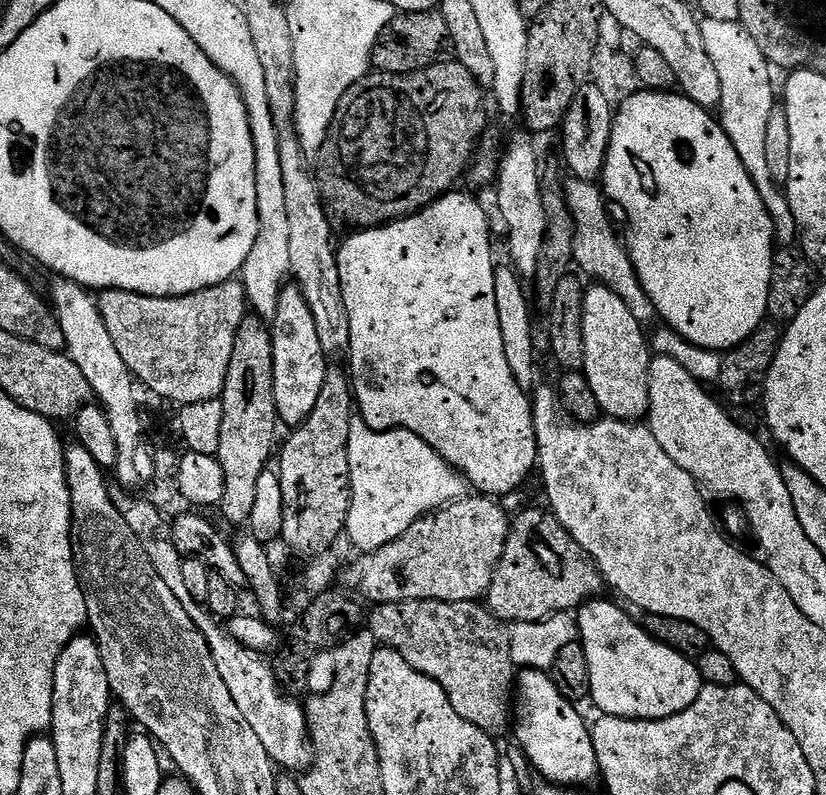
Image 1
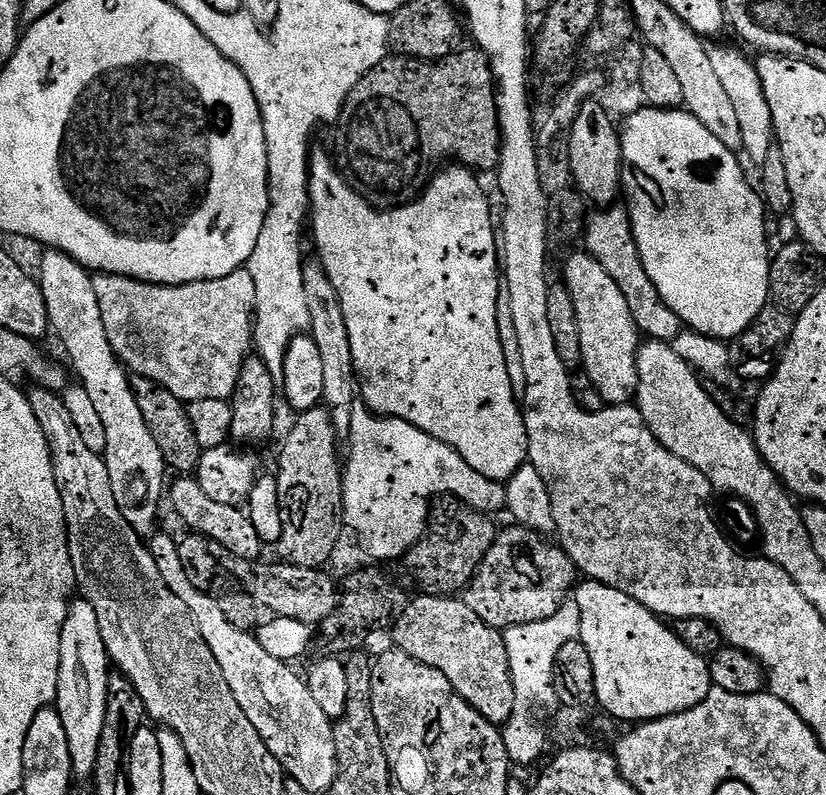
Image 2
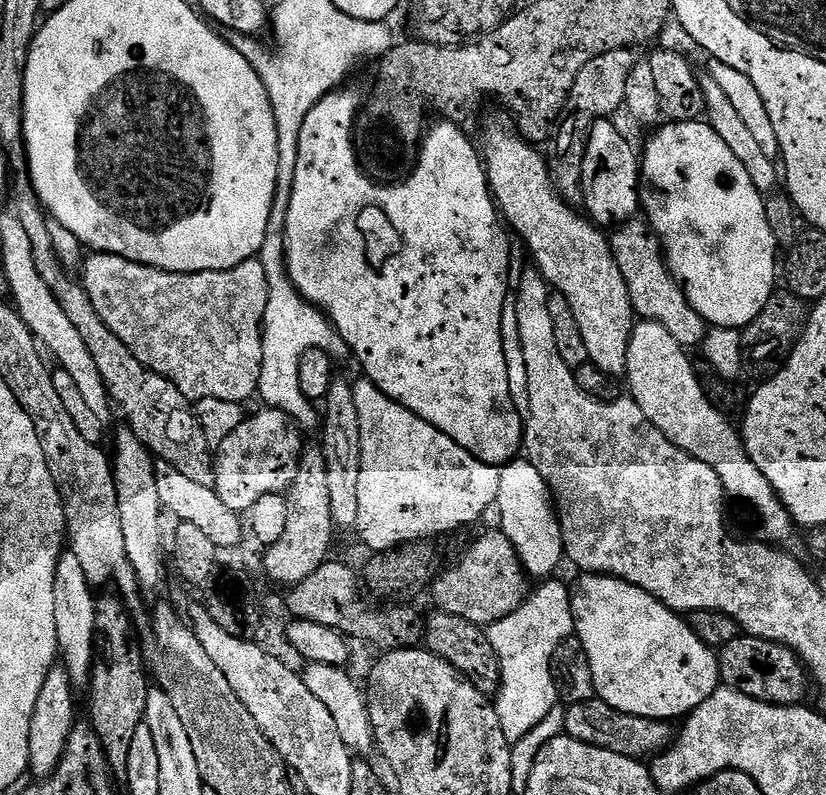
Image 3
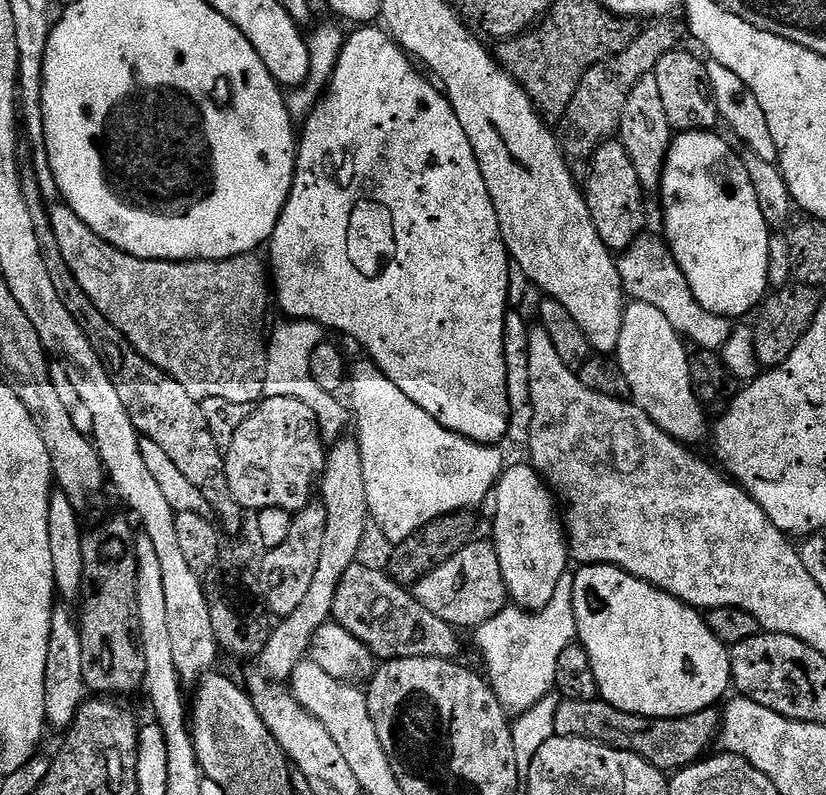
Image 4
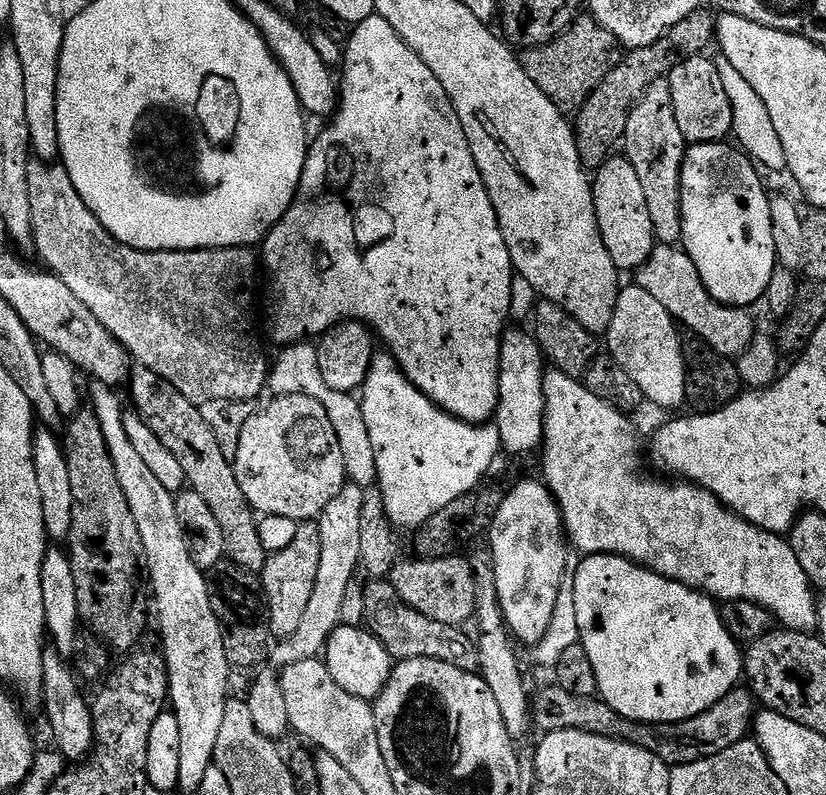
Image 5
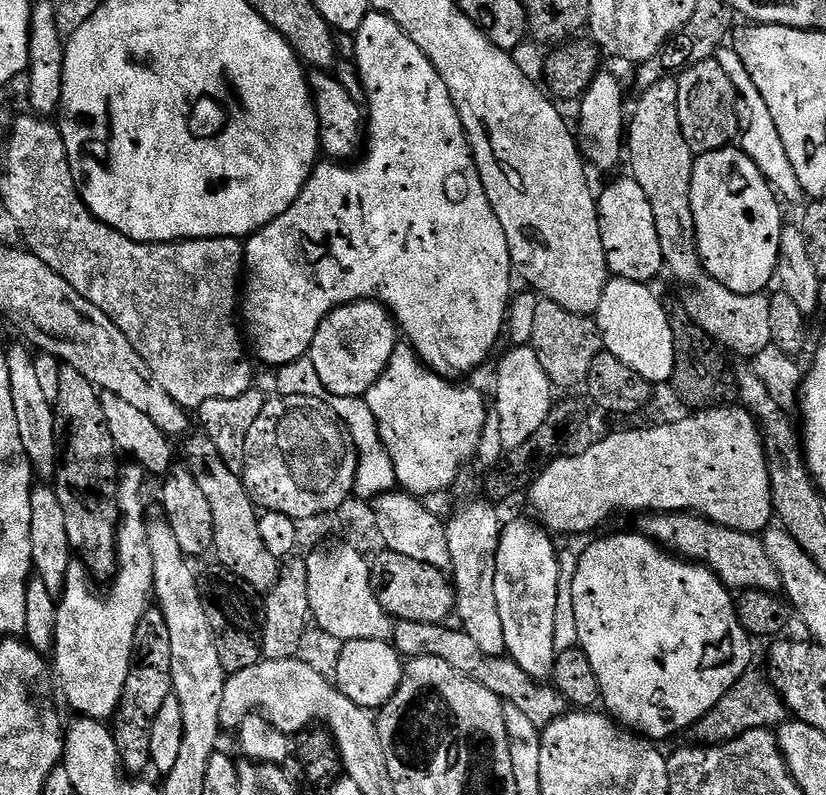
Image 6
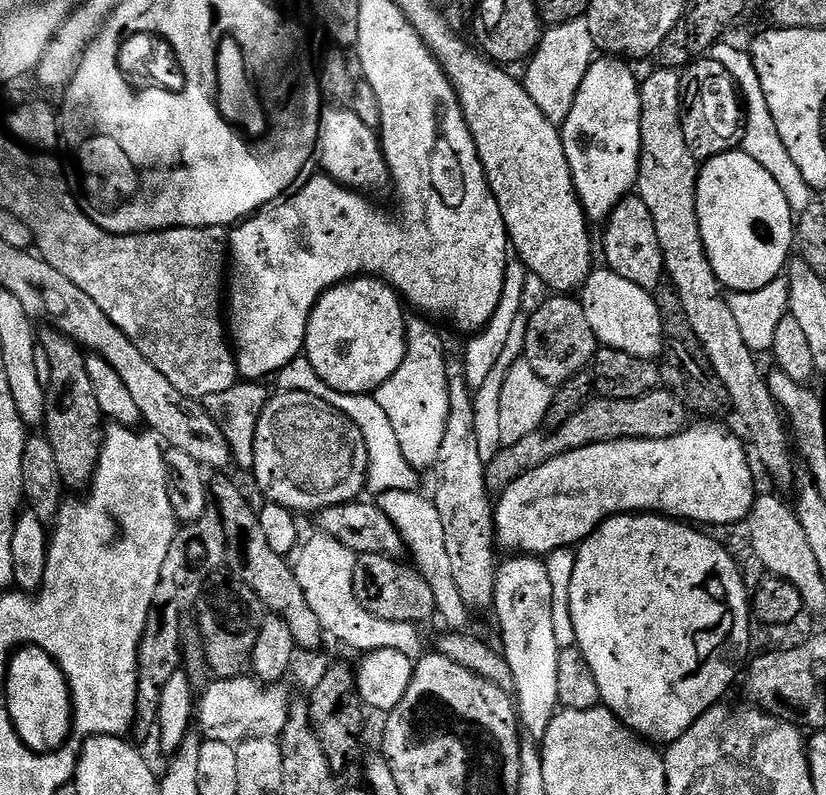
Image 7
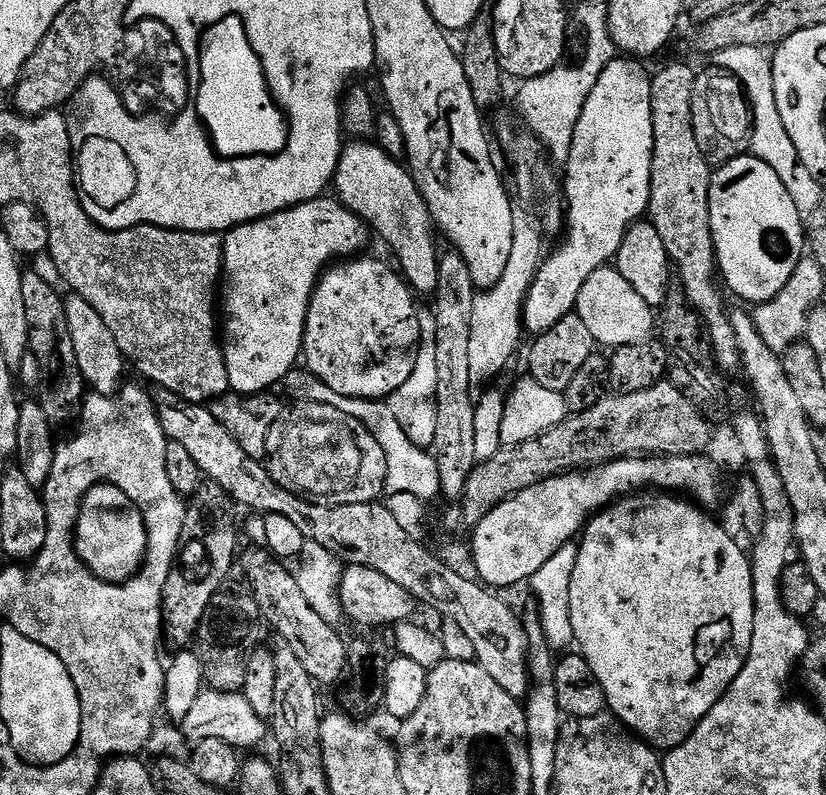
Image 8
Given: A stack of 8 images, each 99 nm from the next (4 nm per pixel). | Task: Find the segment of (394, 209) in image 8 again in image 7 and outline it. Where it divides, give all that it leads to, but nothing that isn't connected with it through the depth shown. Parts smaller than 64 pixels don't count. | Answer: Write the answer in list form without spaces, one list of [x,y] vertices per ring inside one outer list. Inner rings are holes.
[[[328,106],[323,109],[318,164],[319,160],[324,167],[321,168],[323,175],[353,192],[373,194],[389,187],[390,171],[381,137],[376,130],[366,126],[351,107]]]

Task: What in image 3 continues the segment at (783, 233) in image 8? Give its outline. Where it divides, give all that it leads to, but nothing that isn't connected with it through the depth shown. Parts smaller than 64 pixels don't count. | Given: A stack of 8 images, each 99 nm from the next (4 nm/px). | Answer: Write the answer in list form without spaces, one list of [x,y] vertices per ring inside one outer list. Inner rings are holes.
[[[677,120],[665,123],[653,132],[656,133],[649,138],[644,152],[642,148],[640,206],[643,215],[660,240],[660,246],[664,250],[664,259],[668,262],[668,269],[671,270],[680,287],[684,289],[684,294],[690,302],[690,306],[694,306],[694,310],[698,310],[698,314],[704,320],[705,325],[714,328],[743,330],[748,327],[750,322],[754,322],[754,318],[758,318],[758,314],[762,314],[762,306],[766,306],[766,302],[770,302],[773,292],[777,291],[778,288],[778,256],[776,260],[778,245],[770,230],[770,222],[766,222],[765,197],[754,186],[754,182],[750,182],[750,174],[746,174],[746,166],[742,166],[742,162],[738,162],[738,158],[734,158],[730,146],[726,146],[726,142],[722,142],[722,138],[718,138],[718,134],[714,134],[714,130],[706,122]]]

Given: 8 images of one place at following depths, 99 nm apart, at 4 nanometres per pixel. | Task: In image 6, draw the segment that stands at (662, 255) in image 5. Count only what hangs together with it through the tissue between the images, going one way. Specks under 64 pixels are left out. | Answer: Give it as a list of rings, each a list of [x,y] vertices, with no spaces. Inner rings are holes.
[[[711,278],[697,279],[692,290],[682,300],[682,306],[721,349],[729,353],[732,351],[736,356],[751,358],[762,354],[762,350],[772,344],[769,327],[770,300],[767,295],[758,292],[749,296],[734,294],[734,290],[726,290],[726,286]]]

